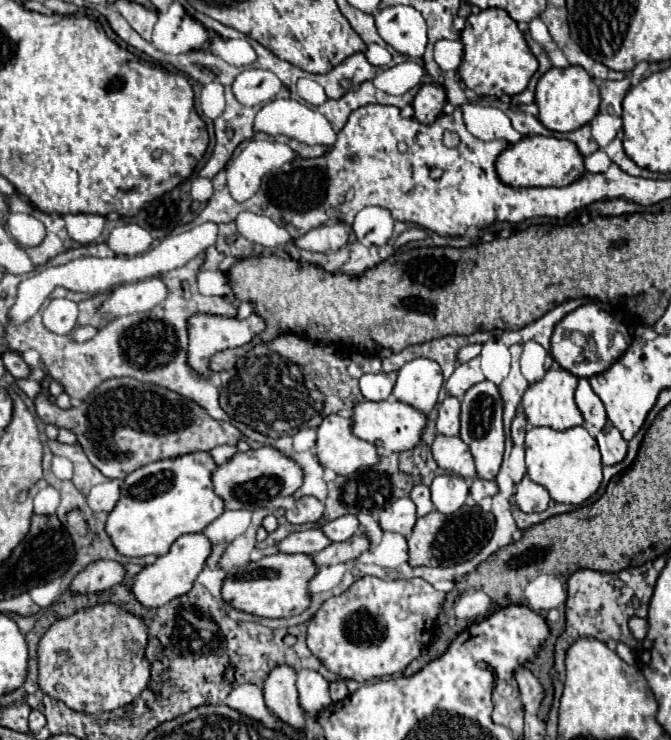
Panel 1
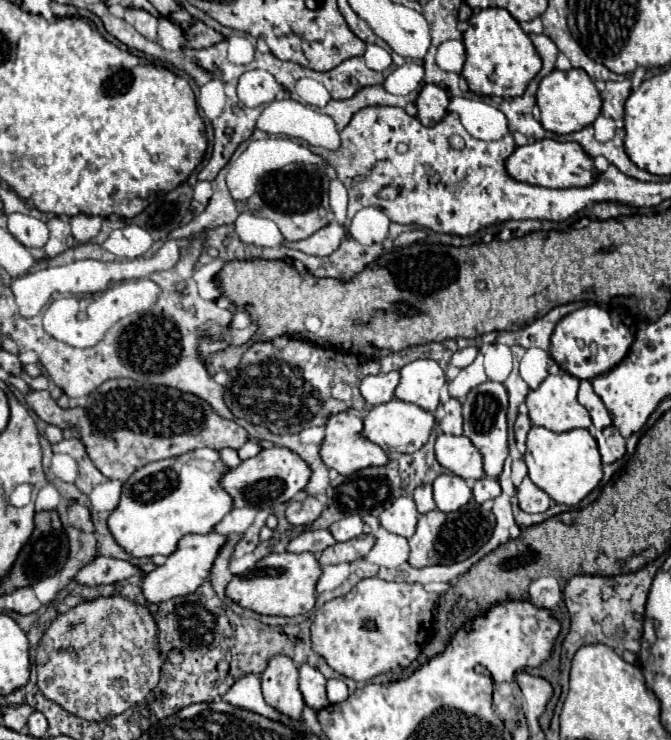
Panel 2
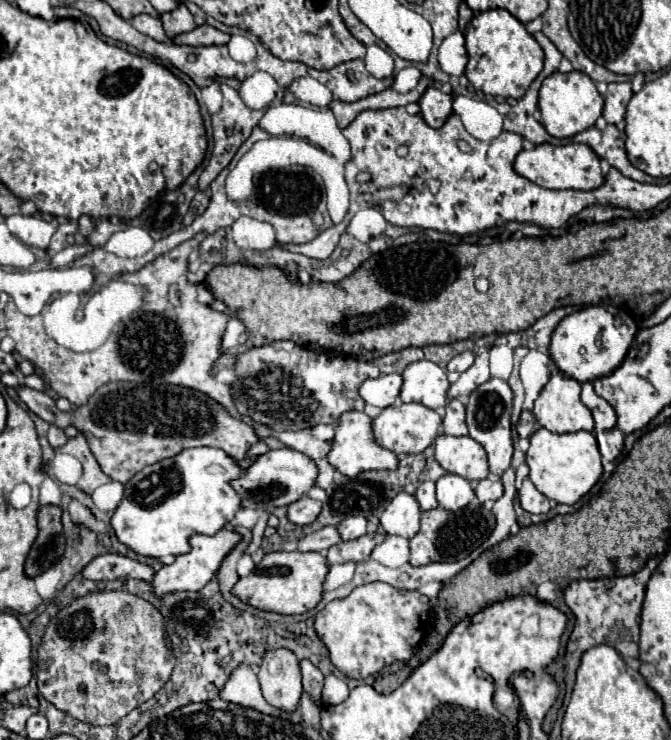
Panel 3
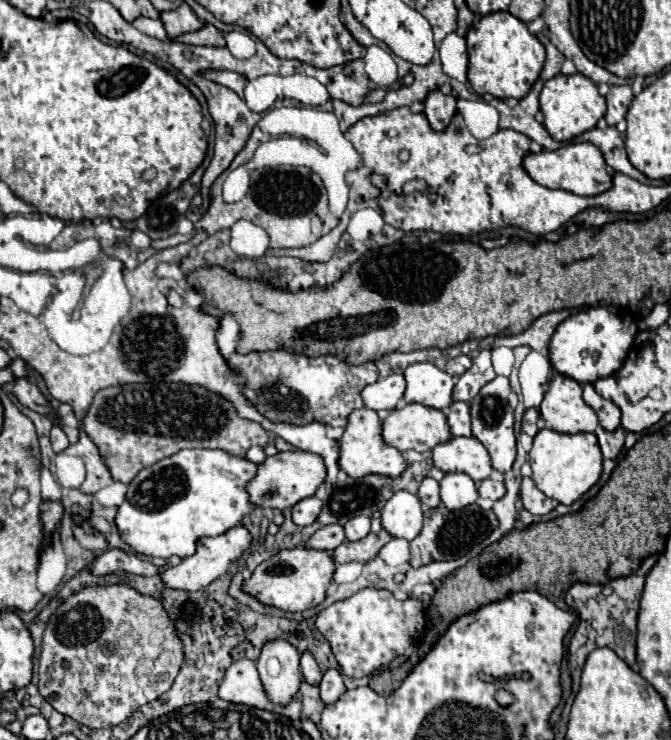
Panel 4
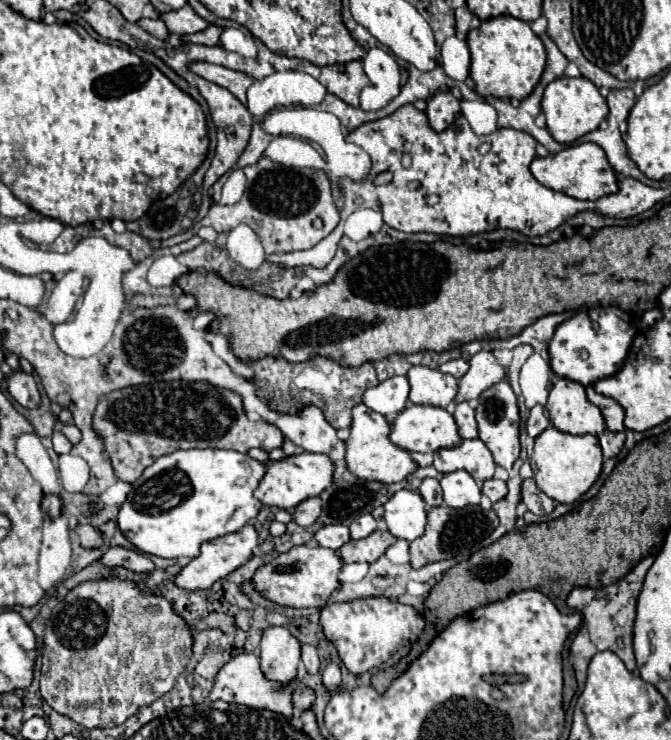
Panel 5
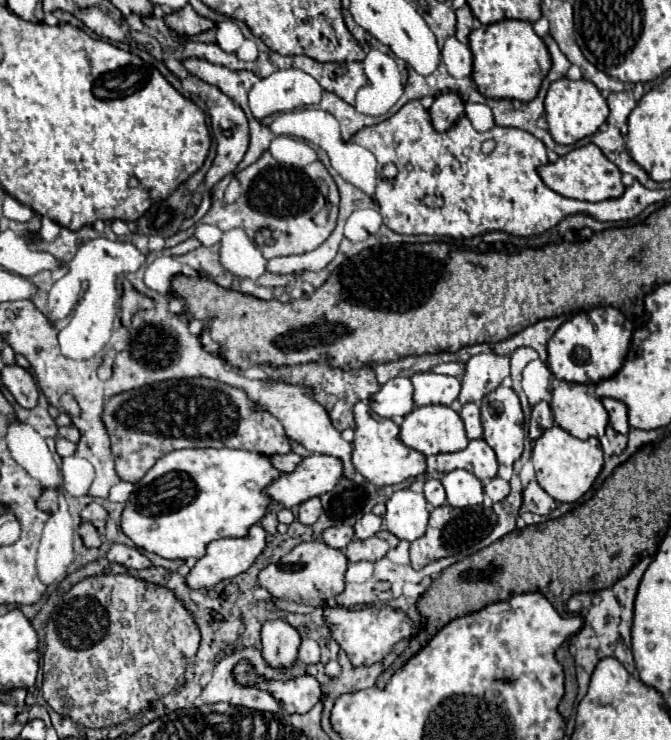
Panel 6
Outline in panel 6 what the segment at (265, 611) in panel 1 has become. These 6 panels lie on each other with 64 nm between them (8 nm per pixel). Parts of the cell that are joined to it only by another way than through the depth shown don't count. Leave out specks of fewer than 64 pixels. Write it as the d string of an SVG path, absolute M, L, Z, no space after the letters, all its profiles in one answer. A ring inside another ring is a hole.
M312 540L298 544L286 556L282 556L280 562L268 564L258 574L258 584L266 588L272 596L292 598L294 602L302 602L308 606L326 606L328 600L344 592L346 568L348 568L348 558L342 550L332 548L322 540Z

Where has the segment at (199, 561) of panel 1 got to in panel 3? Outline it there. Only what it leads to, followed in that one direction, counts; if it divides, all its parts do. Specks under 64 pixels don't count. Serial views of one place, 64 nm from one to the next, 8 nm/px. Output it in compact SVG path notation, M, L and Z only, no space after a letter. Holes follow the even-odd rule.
M224 530L218 532L216 536L192 536L192 552L178 556L174 564L162 566L154 578L152 578L152 588L158 596L164 596L168 592L198 592L204 588L220 570L222 560L234 550L234 546L242 540L242 536L236 530Z

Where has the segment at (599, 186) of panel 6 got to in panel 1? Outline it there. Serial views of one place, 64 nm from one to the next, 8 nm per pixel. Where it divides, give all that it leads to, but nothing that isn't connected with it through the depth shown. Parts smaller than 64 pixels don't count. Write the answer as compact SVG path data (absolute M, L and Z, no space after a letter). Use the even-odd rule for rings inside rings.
M532 136L532 138L522 138L518 144L508 146L496 160L496 172L500 180L508 186L568 186L576 180L580 180L586 174L584 166L584 156L580 156L576 144L570 140L556 140L554 136Z

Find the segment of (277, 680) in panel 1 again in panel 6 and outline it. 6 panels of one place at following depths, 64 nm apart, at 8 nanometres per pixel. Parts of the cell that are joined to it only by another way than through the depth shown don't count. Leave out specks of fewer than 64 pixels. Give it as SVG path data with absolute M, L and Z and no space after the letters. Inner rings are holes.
M268 620L262 624L262 654L272 666L290 666L298 656L298 630L286 620Z

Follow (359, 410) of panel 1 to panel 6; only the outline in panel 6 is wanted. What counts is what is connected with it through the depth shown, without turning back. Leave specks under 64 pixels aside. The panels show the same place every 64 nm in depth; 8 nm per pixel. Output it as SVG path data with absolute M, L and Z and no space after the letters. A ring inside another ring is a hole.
M422 406L414 408L412 414L408 414L400 426L400 440L408 444L410 448L430 456L430 454L448 454L448 452L460 452L468 446L468 436L464 430L464 422L456 410L450 406Z

